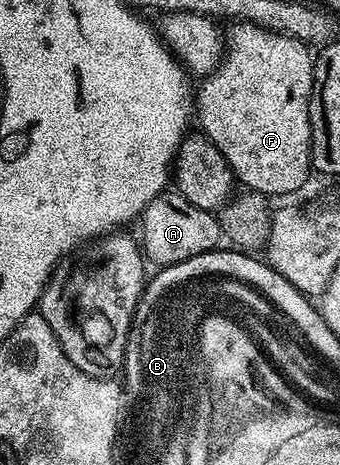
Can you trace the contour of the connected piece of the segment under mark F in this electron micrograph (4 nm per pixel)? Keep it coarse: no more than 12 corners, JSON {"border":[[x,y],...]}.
{"border":[[236,23],[195,122],[242,187],[311,175],[314,51]]}

